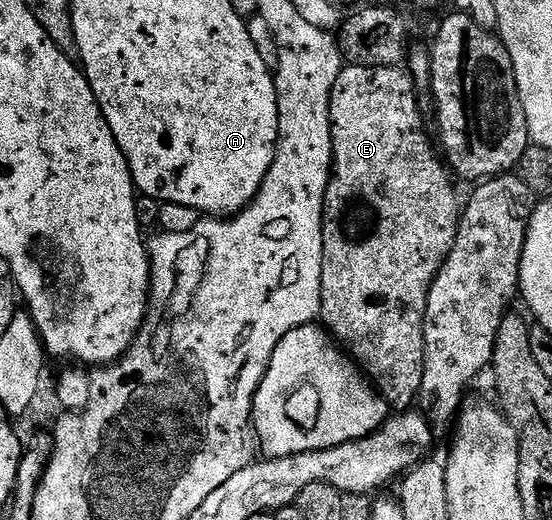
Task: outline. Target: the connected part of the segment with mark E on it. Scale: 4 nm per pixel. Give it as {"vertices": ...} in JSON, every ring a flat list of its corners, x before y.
{"vertices":[[352,64,343,67,341,74,336,78,330,99,330,133,334,147,334,163,328,182,328,190,324,194,324,214,322,215,324,266,322,267,322,314,320,320,331,337,362,369,370,383,374,385,378,395,384,397,391,410,413,409,418,399,420,382,424,378,424,318,426,317,428,294,436,274,442,269,452,250,460,219,460,200,458,204,458,196,454,193,455,181,452,179,447,165,440,159,436,148,436,153,434,153,434,148,430,145,430,136,426,133,425,122,422,121,422,108,418,105,418,95,420,95,420,89,405,67,369,68]]}

